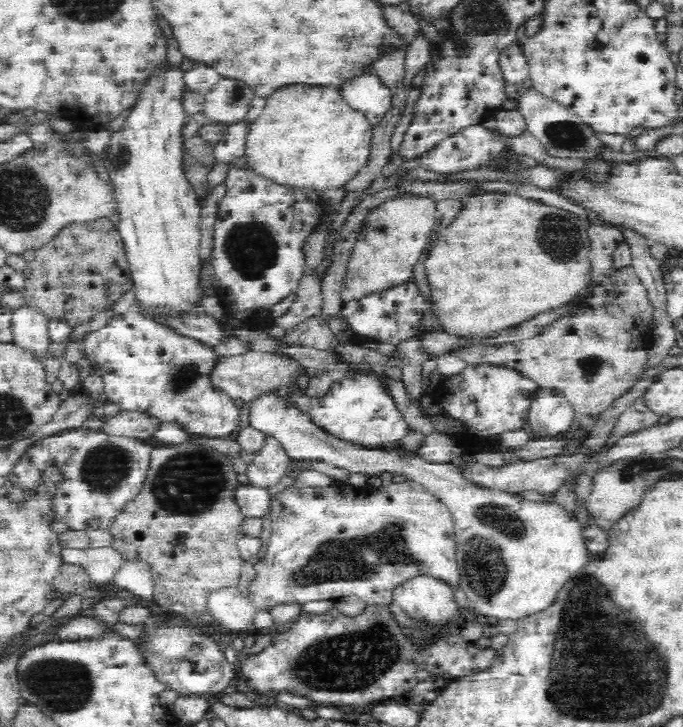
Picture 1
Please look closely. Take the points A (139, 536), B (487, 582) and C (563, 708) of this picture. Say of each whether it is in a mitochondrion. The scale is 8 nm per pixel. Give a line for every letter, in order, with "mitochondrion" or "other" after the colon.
A: other
B: mitochondrion
C: mitochondrion

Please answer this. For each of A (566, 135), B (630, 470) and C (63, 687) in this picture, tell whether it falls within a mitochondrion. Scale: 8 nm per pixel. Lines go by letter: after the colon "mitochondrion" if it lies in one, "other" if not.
A: mitochondrion
B: mitochondrion
C: mitochondrion

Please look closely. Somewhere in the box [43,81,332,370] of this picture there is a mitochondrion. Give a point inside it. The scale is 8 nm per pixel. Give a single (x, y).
(251, 249)

